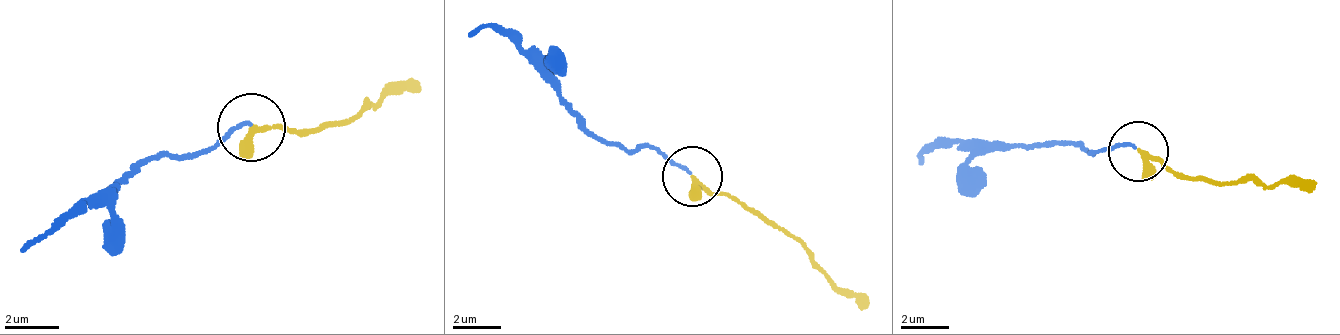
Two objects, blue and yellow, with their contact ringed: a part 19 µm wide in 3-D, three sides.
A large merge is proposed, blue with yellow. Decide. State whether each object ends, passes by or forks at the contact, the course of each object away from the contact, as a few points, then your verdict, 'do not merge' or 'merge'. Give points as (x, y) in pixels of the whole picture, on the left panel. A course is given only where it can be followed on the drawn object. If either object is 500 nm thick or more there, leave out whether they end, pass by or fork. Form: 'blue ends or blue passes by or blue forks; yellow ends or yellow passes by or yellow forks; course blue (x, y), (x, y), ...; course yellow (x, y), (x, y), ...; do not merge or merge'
blue ends; yellow passes by; course blue (250, 122), (205, 154), (153, 158), (83, 196), (50, 232), (22, 252); course yellow (250, 129), (332, 126), (416, 83); merge

